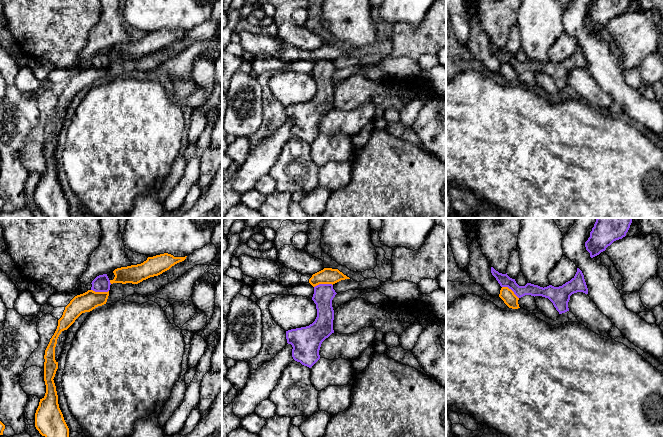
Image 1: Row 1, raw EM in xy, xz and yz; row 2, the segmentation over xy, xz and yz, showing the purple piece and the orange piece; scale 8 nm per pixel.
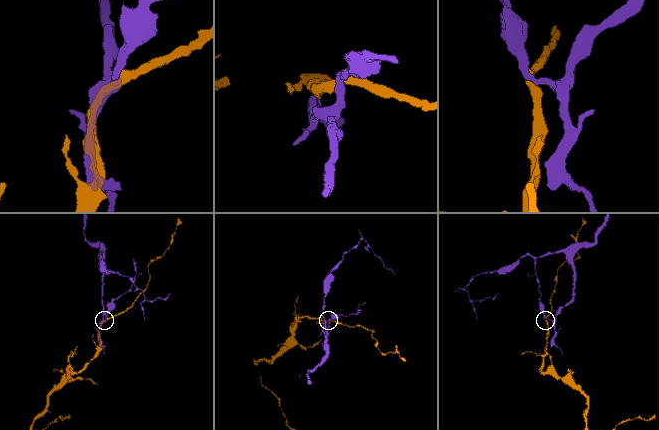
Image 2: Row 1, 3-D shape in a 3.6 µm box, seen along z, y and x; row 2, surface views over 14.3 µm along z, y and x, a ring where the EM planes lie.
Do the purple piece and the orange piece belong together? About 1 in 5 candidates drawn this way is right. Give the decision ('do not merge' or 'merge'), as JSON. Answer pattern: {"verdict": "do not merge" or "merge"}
{"verdict": "do not merge"}

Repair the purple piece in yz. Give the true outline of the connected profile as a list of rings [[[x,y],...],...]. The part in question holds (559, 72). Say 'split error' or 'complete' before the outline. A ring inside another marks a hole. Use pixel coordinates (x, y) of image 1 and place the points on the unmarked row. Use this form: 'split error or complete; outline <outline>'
complete; outline [[[491,43],[491,49],[501,63],[508,63],[518,74],[521,74],[525,71],[531,71],[534,73],[542,72],[548,74],[553,79],[559,90],[569,87],[568,78],[572,70],[577,68],[588,70],[588,64],[584,51],[579,44],[577,44],[575,52],[562,62],[554,63],[549,61],[544,64],[531,59],[527,59],[525,62],[519,62],[515,55],[510,54],[507,49],[499,49],[493,43]]]

